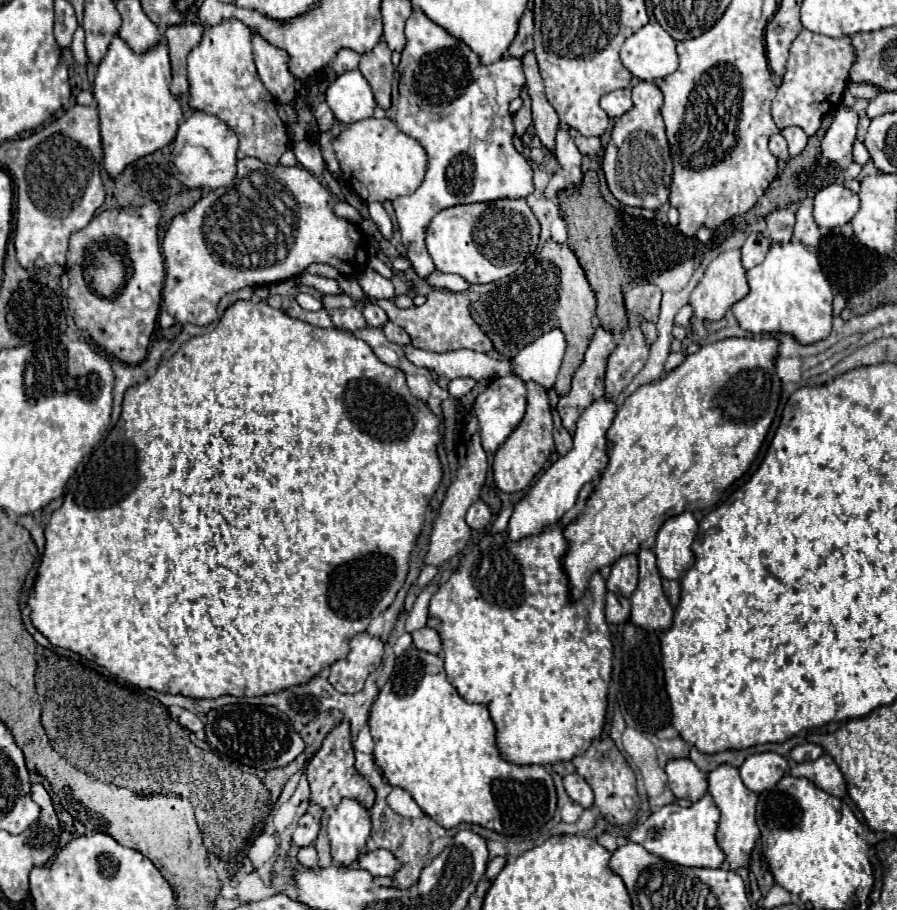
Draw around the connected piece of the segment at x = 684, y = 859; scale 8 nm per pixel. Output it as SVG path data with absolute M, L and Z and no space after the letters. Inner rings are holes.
M704 795L690 807L666 805L656 809L644 823L638 823L630 831L630 841L642 845L650 853L664 857L664 861L672 861L684 867L722 867L724 853L716 845L716 829L720 821L720 811L716 809L710 795Z

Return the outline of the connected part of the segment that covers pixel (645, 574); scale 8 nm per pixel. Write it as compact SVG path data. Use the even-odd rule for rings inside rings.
M650 549L638 551L640 583L632 593L632 623L644 629L662 631L672 625L672 605L662 591L662 575L656 567L656 555Z

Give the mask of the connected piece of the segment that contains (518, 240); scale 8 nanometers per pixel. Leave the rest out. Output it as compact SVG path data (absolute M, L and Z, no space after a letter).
M500 199L494 203L494 207L490 207L488 203L472 203L454 205L436 213L426 231L426 247L438 271L462 275L468 283L492 283L512 275L526 261L526 257L538 243L538 235L538 219L534 217L524 199Z

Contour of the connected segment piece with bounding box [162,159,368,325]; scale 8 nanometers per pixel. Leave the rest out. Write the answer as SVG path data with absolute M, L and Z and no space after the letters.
M240 159L232 185L206 189L202 199L188 211L176 215L162 239L166 267L162 307L180 323L208 325L218 319L218 303L226 293L246 285L268 285L298 277L312 263L328 263L344 277L358 277L368 261L367 239L354 223L332 213L332 195L302 165L266 165L260 159Z

